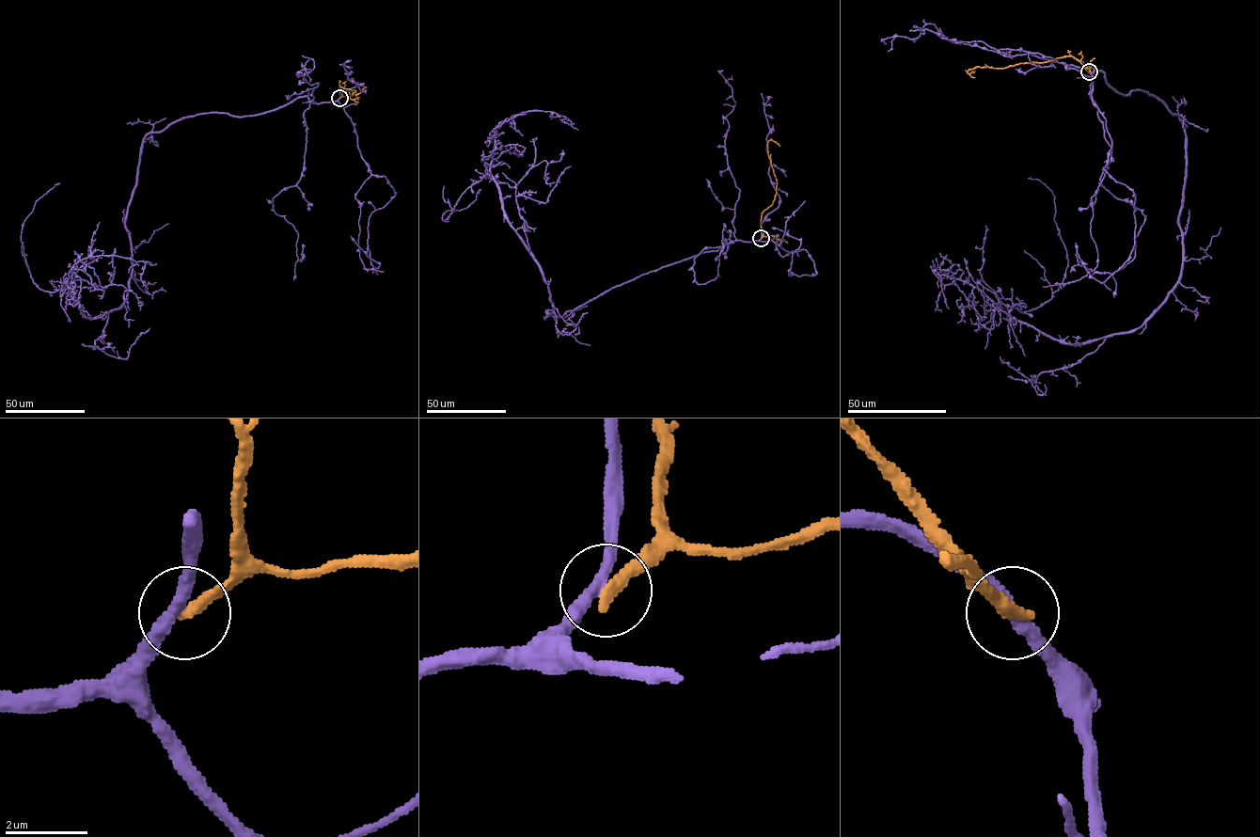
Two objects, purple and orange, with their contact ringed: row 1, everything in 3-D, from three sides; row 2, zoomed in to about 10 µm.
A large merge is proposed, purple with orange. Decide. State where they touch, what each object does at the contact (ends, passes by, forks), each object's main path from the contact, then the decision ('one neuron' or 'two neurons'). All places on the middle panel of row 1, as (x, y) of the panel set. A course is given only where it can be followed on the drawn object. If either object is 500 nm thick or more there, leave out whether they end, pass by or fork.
place (761, 238); purple passes by; orange ends; course purple (761, 238), (662, 266), (559, 316), (546, 312), (548, 284), (490, 175), (442, 219), (480, 189); course orange (761, 238), (762, 213), (772, 204), (777, 181), (767, 142), (774, 141), (780, 146); two neurons

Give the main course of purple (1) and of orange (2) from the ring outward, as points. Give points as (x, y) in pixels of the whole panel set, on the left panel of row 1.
1: (339, 98), (149, 134), (125, 221), (127, 299), (93, 318), (40, 290), (24, 260), (23, 225), (59, 183)
2: (339, 98), (342, 90), (339, 86), (354, 89), (352, 95), (346, 93), (349, 98), (359, 97)

